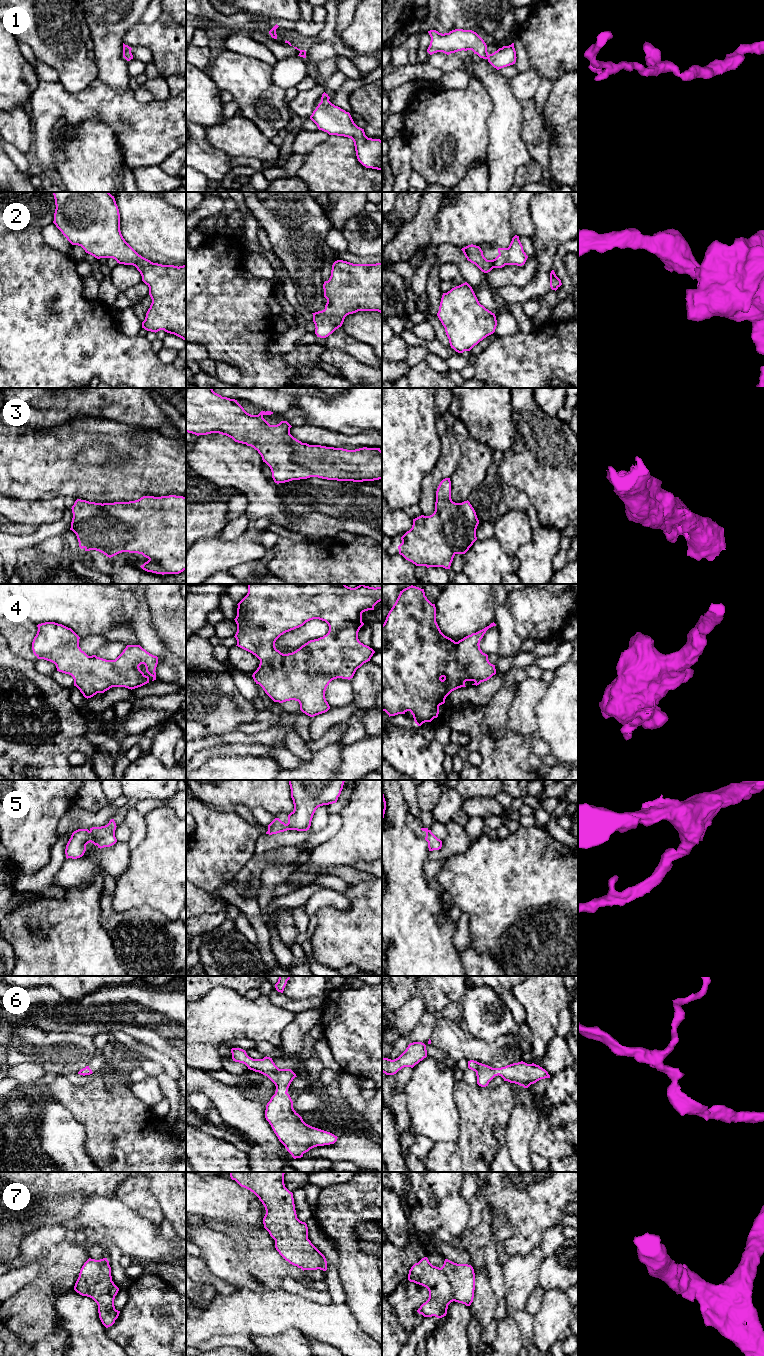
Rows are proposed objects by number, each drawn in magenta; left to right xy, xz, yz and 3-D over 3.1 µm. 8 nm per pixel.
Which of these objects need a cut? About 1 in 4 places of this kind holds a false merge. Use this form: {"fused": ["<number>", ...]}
{"fused": []}

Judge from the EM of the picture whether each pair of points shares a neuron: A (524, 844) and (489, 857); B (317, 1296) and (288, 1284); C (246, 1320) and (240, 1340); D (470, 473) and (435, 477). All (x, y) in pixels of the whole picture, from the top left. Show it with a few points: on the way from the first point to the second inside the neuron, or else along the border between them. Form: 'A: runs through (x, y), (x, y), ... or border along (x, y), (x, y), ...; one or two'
A: runs through (515, 853), (511, 857), (498, 857); one
B: runs through (310, 1293), (295, 1287); one
C: border along (219, 1335), (250, 1335), (252, 1337); two
D: border along (461, 452), (461, 460), (449, 477); two

